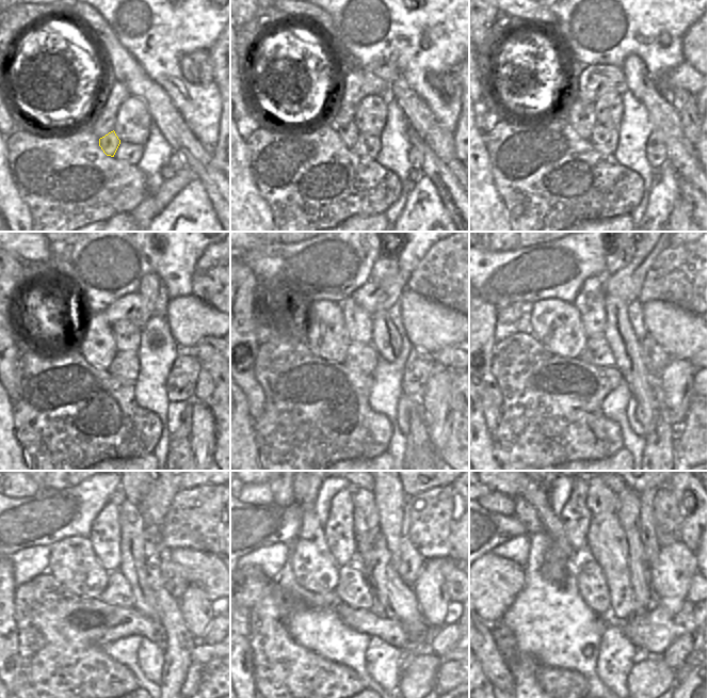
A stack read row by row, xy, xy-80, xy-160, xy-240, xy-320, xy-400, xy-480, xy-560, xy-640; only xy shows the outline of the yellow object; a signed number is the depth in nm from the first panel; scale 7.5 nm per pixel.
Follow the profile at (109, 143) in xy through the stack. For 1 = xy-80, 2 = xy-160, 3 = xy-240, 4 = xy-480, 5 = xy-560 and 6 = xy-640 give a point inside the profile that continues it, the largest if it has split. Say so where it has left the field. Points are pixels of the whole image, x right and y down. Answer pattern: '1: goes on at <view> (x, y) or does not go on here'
1: goes on at xy-80 (349, 132)
2: goes on at xy-160 (580, 115)
3: goes on at xy-240 (96, 344)
4: goes on at xy-480 (73, 561)
5: goes on at xy-560 (315, 568)
6: goes on at xy-640 (557, 564)

